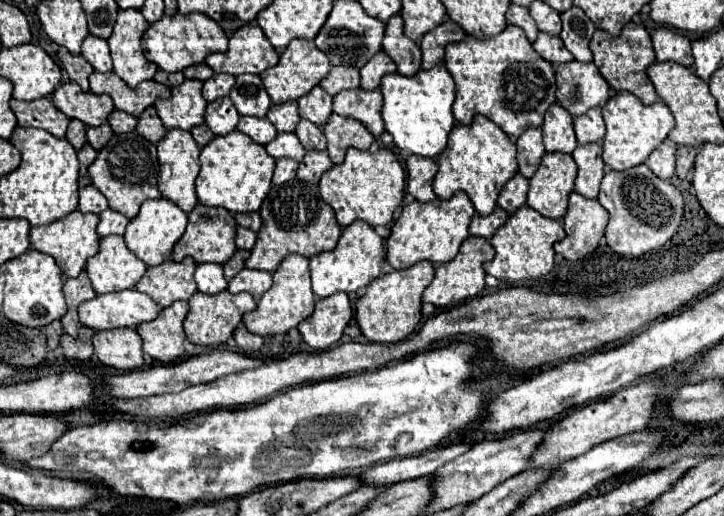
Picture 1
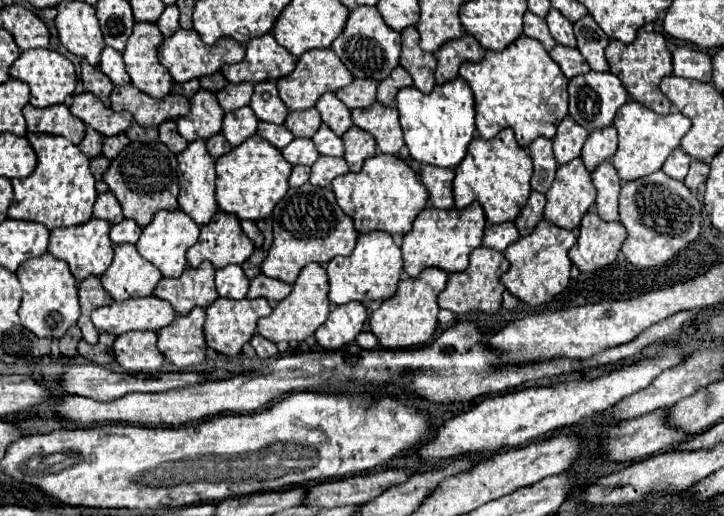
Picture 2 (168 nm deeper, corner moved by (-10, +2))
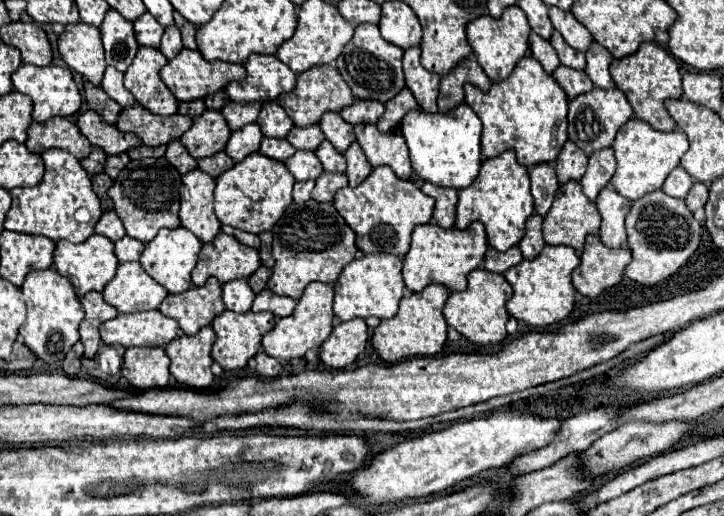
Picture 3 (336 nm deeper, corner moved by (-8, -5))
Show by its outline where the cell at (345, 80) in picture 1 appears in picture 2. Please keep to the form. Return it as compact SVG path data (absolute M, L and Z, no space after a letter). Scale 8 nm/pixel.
M354 79L352 85L336 91L336 97L348 107L370 107L376 101L378 83L372 79Z

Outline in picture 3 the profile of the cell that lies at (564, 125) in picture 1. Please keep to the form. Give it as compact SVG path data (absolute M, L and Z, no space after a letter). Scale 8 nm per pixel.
M568 140L564 144L560 156L556 158L554 166L556 166L556 174L558 174L560 184L566 184L570 180L580 182L586 172L586 166L588 166L588 156L584 152L578 152L574 142Z

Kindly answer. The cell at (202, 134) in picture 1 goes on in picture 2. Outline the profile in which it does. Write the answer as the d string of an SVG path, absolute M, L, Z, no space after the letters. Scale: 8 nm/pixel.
M216 133L216 137L210 137L208 141L206 141L206 147L208 147L208 153L216 159L216 157L220 157L220 155L224 155L224 153L228 153L230 149L232 149L232 145L228 145L228 141L226 141L226 137L222 135L222 133Z

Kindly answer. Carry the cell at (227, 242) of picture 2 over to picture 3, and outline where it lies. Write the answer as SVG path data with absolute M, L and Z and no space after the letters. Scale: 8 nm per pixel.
M220 232L214 242L204 244L198 264L192 272L194 286L202 286L210 276L222 284L236 278L250 278L260 266L258 252L240 244L234 236Z

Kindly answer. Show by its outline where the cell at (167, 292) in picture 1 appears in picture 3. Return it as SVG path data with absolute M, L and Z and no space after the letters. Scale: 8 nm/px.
M208 278L204 286L192 286L182 294L168 294L160 306L160 312L174 318L184 334L196 334L202 326L210 326L224 310L222 284L216 278Z

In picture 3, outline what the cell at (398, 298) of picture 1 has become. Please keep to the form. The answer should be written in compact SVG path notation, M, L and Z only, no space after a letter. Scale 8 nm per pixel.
M430 284L422 292L410 294L400 300L400 310L394 318L382 320L380 326L372 334L372 346L388 364L398 364L400 360L408 360L414 356L434 356L442 352L446 342L448 324L444 320L442 308L448 300L450 292L442 284Z

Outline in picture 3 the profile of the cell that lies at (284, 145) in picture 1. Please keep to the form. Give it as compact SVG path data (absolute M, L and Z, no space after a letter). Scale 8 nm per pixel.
M300 150L292 158L288 158L284 164L296 180L316 180L324 172L322 164L314 152Z

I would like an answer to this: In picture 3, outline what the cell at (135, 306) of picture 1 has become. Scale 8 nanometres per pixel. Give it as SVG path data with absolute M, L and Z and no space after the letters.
M160 310L136 312L136 314L118 314L116 318L102 324L100 334L104 344L110 346L146 346L146 348L166 348L170 340L178 338L180 326L164 316Z

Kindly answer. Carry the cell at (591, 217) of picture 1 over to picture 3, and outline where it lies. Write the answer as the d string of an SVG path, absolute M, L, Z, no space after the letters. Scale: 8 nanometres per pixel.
M588 236L580 256L580 266L572 274L574 288L582 296L596 298L622 280L624 268L630 264L630 260L632 254L628 248L610 250L598 236Z

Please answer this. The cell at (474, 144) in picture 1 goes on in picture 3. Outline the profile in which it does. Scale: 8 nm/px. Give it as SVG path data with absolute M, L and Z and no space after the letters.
M514 150L502 152L496 158L488 158L482 162L478 180L470 184L470 188L464 188L458 192L458 214L456 214L456 228L466 230L472 222L482 222L486 228L488 244L504 252L512 246L516 246L522 240L524 224L534 212L532 194L530 194L530 178L528 170L518 164Z

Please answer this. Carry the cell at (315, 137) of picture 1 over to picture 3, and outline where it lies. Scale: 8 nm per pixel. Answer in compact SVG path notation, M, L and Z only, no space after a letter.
M324 140L320 144L320 148L316 150L316 156L320 158L326 172L344 172L346 170L344 154L340 154L336 148L332 148L332 144L328 140Z

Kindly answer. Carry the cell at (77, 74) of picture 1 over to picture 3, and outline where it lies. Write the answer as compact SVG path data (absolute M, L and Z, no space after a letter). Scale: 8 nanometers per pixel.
M86 82L86 84L84 84L84 94L86 94L86 102L88 102L90 110L98 112L108 124L116 124L118 112L120 112L122 108L118 108L118 104L116 104L102 88L98 88L98 86Z

